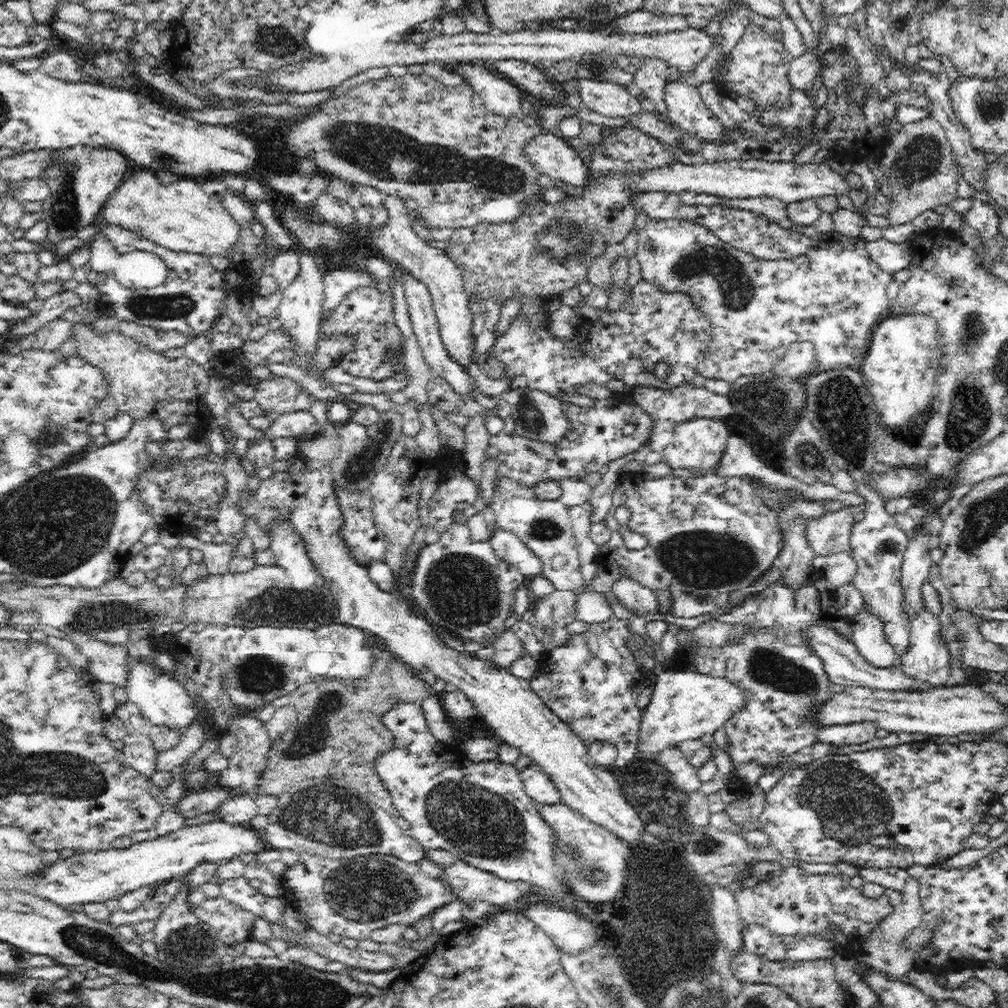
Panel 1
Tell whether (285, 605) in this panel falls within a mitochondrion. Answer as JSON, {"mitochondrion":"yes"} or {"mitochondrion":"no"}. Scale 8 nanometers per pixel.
{"mitochondrion":"yes"}

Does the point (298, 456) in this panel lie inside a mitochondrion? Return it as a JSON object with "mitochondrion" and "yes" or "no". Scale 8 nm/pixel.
{"mitochondrion":"no"}

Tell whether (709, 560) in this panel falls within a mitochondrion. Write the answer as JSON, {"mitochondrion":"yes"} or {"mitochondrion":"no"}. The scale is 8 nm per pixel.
{"mitochondrion":"yes"}

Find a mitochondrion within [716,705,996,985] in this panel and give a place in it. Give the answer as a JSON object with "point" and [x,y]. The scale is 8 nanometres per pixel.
{"point":[852,809]}

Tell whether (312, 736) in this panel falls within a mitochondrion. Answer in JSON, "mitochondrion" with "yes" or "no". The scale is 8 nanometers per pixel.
{"mitochondrion":"yes"}

